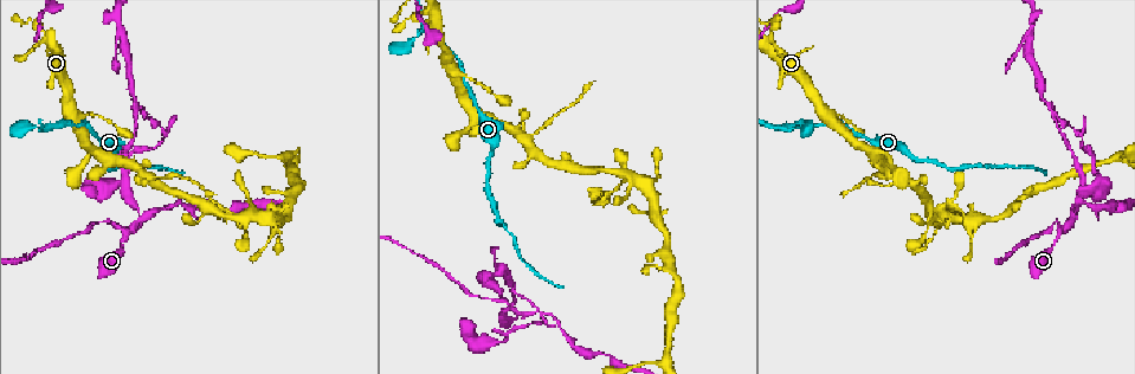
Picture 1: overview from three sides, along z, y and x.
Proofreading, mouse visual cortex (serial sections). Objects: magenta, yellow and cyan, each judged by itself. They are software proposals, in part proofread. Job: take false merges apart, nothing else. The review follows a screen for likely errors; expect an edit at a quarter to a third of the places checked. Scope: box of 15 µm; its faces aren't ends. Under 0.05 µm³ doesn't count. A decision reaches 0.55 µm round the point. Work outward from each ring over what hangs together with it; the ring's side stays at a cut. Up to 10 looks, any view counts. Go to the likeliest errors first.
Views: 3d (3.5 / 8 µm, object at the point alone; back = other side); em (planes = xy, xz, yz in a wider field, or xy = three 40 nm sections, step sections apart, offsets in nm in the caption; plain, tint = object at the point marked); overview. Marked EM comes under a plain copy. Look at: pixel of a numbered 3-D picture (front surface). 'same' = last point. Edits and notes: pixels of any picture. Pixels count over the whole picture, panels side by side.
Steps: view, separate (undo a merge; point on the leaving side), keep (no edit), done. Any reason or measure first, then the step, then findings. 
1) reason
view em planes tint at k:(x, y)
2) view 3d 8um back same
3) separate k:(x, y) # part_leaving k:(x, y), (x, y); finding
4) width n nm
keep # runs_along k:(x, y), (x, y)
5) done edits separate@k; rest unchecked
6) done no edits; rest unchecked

a fork
view 3d 3.5um at 1:(125, 235)

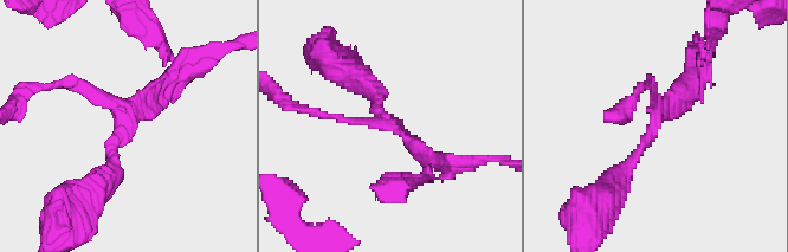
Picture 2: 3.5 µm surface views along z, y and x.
shape alone is not enough
view em xy step 1 tint at 2:(387, 121)

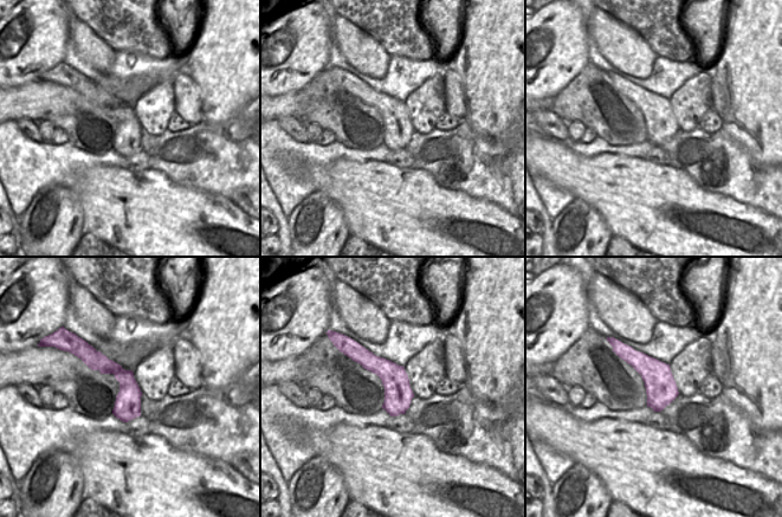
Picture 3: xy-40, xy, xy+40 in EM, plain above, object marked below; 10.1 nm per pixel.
cut it another way
view em planes tint same

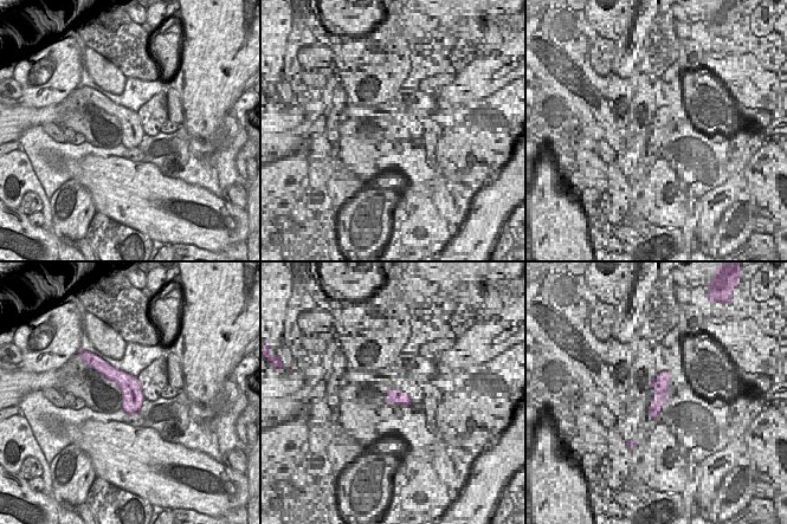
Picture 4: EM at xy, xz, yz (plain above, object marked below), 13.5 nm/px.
width 280 nm
keep # runs_along 2:(614, 187), (692, 75); one cell here

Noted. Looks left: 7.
three-way junction
view 3d 3.5um back at 1:(788, 129)

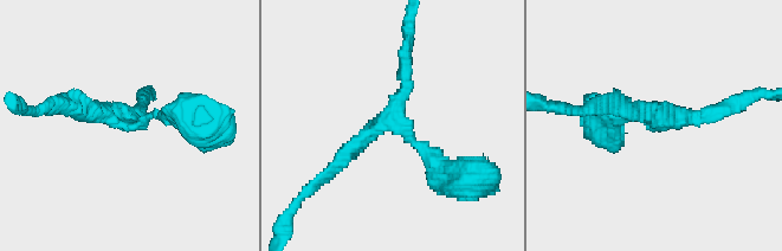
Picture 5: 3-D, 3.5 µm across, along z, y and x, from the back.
arms 3; arm_widths 150, 200, 200 nm
view em xy step 2 tint at 5:(387, 126)

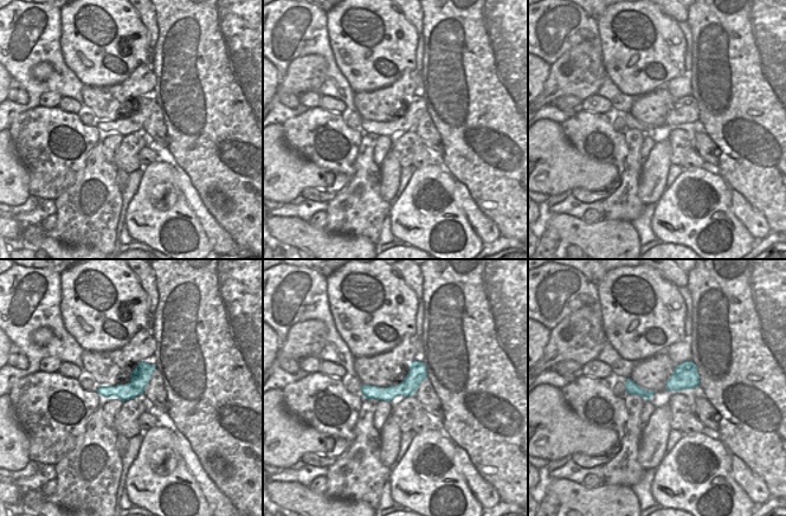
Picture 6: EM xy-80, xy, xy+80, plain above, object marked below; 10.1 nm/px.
view em planes tint same

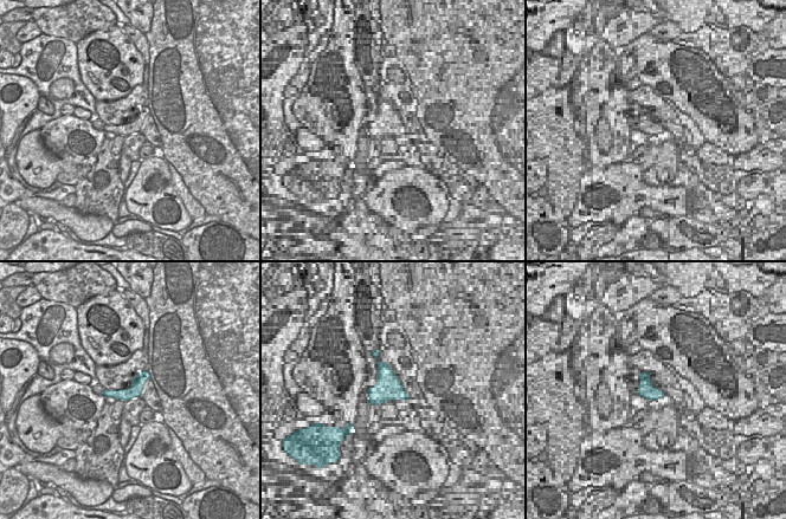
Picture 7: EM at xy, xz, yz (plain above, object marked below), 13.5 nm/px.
keep # runs_along 7:(145, 374), (128, 394), (107, 393); continuous, no second cell

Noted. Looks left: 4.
sharp bend
view 3d 3.5um at 1:(771, 43)

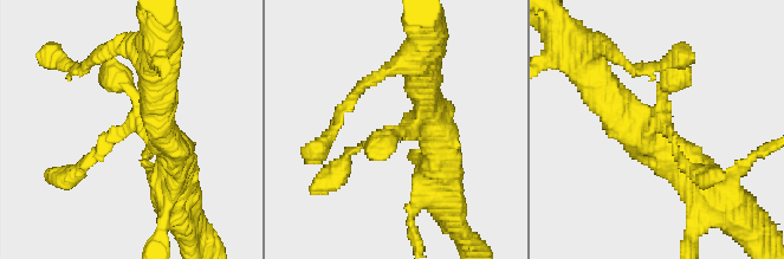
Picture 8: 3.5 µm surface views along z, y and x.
now the EM
view em xy step 1 tint at 8:(127, 124)

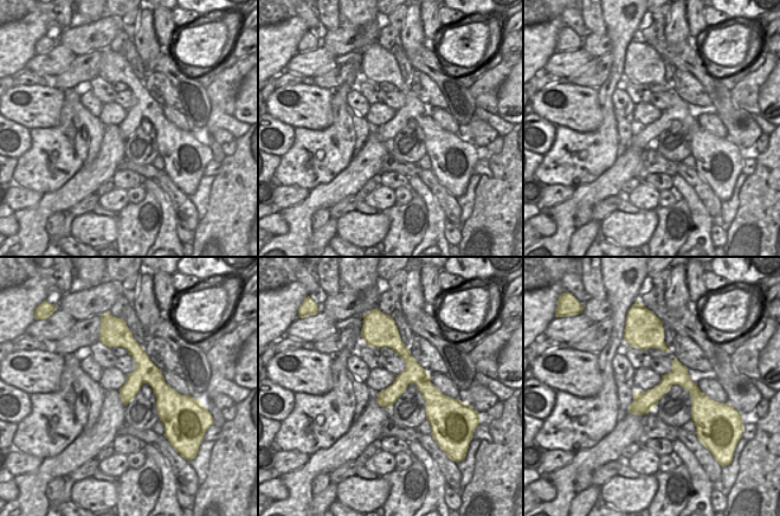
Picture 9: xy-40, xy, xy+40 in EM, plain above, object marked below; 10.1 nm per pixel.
keep # runs_along 8:(173, 151), (140, 111), (78, 173); continuous, no second cell

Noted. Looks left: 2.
side arm on a straight run
view 3d 3.5um at 1:(525, 140)

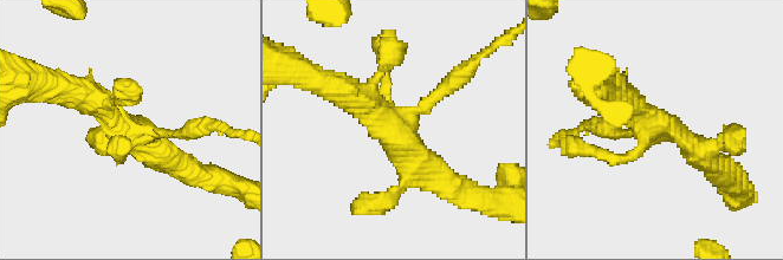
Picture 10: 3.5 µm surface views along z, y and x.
now the EM
view em xy step 2 tint at 10:(124, 125)

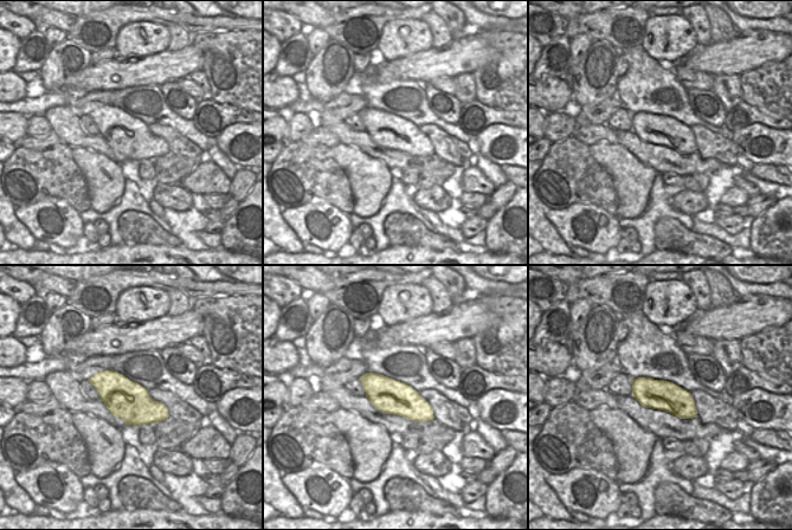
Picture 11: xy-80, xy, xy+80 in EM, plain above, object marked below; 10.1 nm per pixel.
width 360 nm
separate 10:(609, 130) # part_leaving 10:(419, 110), (505, 38); a second cell is stuck on

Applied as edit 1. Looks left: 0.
done edits separate@10; rest unchecked

